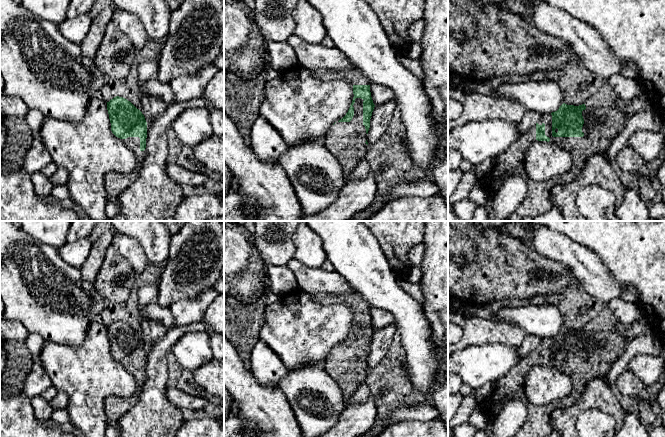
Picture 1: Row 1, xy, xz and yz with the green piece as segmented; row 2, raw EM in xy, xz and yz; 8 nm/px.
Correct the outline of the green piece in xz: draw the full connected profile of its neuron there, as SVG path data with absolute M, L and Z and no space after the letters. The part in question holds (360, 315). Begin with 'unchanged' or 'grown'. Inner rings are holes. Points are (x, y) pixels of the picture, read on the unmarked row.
grown; M354 289L344 294L310 294L322 305L342 304L353 309L353 324L346 339L335 346L322 363L327 374L342 390L345 401L351 403L351 396L365 382L367 358L374 327L369 303Z

